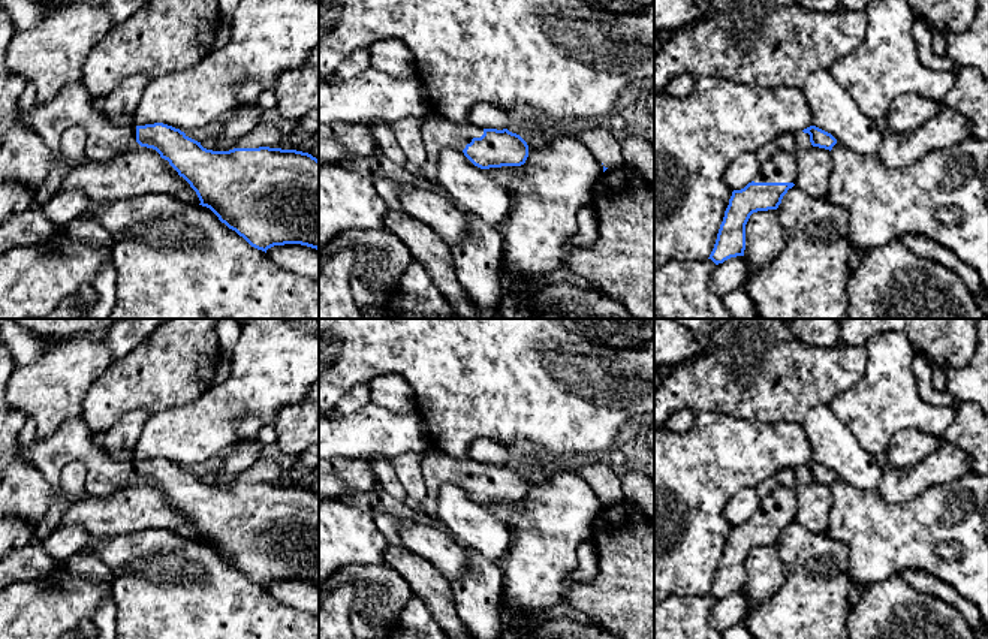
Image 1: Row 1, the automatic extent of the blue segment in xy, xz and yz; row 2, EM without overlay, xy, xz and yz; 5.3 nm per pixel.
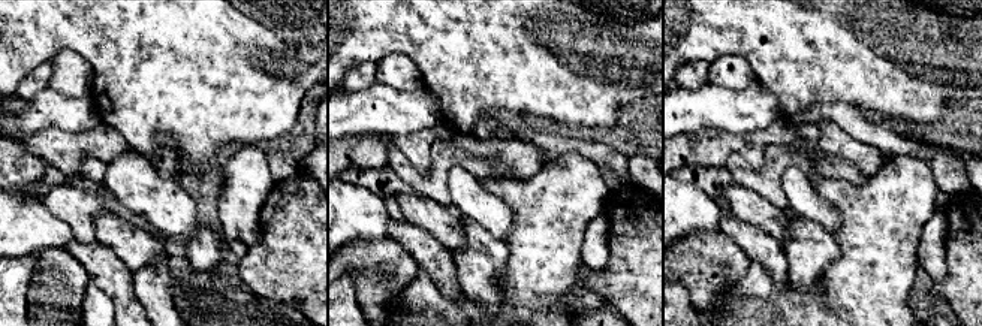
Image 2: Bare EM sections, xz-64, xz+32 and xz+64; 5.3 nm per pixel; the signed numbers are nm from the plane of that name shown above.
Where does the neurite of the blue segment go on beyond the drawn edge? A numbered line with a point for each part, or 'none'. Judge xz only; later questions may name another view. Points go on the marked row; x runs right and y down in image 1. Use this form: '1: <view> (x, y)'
1: xz (437, 132)

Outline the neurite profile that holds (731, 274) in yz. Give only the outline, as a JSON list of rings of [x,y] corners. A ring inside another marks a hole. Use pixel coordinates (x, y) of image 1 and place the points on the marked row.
[[[744,256],[731,257],[716,265],[708,287],[720,298],[731,293],[745,283],[748,265],[750,262]]]

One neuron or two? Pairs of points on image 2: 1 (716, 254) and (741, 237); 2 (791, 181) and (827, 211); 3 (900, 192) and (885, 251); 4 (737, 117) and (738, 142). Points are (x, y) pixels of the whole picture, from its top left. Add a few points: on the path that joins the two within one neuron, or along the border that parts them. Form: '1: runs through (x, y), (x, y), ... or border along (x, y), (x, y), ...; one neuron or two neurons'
1: border along (720, 231), (750, 259); two neurons
2: runs through (800, 190), (818, 208); one neuron
3: runs through (892, 207), (885, 216), (885, 237); one neuron
4: border along (771, 123), (746, 133), (725, 133), (710, 127); two neurons

